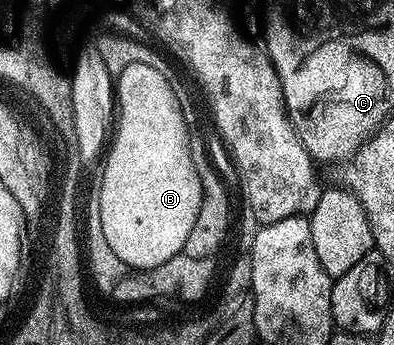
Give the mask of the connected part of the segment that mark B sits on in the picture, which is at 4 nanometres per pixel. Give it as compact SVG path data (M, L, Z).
M134 63L115 78L114 92L118 102L118 124L110 141L112 150L108 153L104 178L100 181L98 192L103 233L106 234L106 243L110 243L110 251L114 251L122 263L130 263L130 267L135 269L154 270L166 263L166 259L174 259L183 254L186 238L194 227L204 192L198 171L194 171L187 125L172 90L172 82L152 67Z

